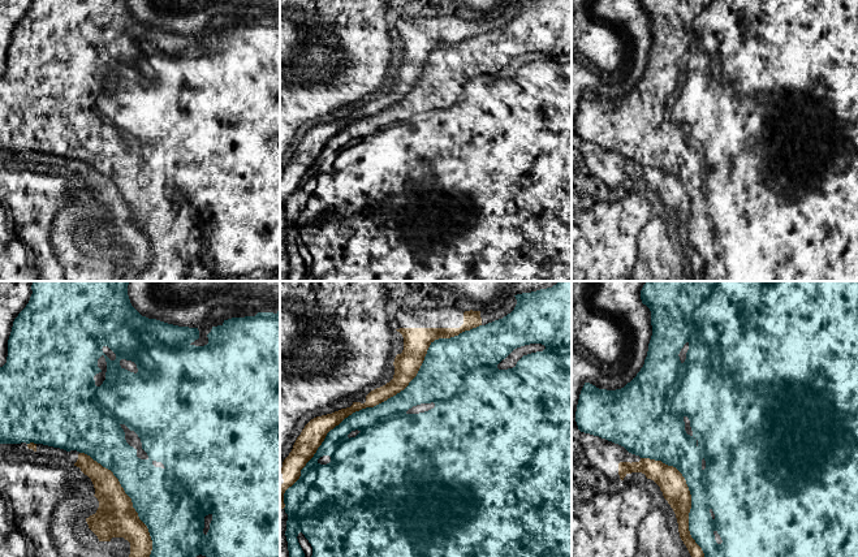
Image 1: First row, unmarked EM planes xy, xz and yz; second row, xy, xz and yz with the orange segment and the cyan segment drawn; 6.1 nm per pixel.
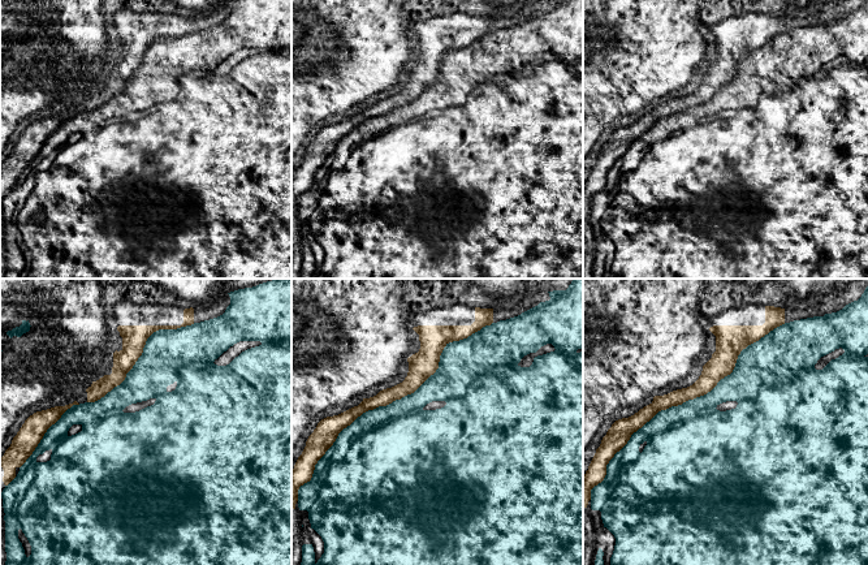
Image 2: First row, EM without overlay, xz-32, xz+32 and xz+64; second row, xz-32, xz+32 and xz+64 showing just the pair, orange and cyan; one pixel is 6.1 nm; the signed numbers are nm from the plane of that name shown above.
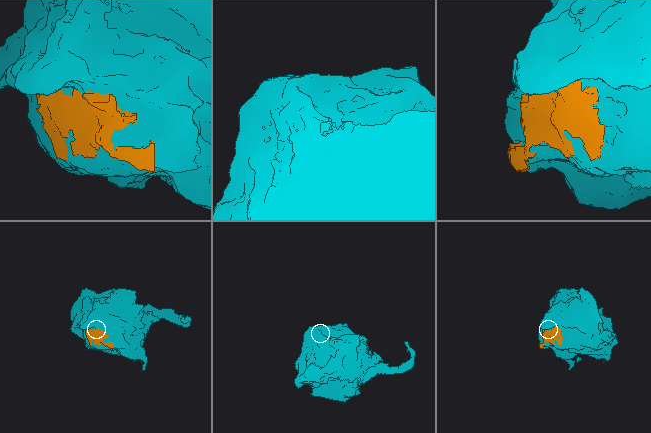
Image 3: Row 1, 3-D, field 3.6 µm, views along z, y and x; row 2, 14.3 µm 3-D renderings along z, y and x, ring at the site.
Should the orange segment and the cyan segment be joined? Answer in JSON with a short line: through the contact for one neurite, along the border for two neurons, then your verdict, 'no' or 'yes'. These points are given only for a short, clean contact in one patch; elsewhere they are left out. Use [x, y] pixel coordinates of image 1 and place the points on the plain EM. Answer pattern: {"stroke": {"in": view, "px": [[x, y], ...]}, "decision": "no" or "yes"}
{"decision": "no"}

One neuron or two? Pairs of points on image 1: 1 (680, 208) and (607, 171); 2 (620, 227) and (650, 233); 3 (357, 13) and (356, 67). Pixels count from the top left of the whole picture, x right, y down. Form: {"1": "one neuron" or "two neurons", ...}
{"1": "one neuron", "2": "two neurons", "3": "one neuron"}

